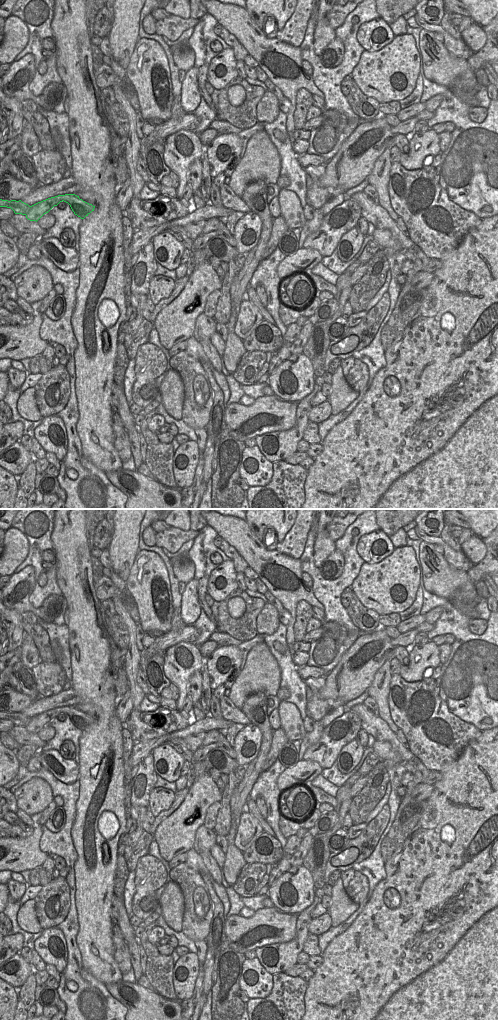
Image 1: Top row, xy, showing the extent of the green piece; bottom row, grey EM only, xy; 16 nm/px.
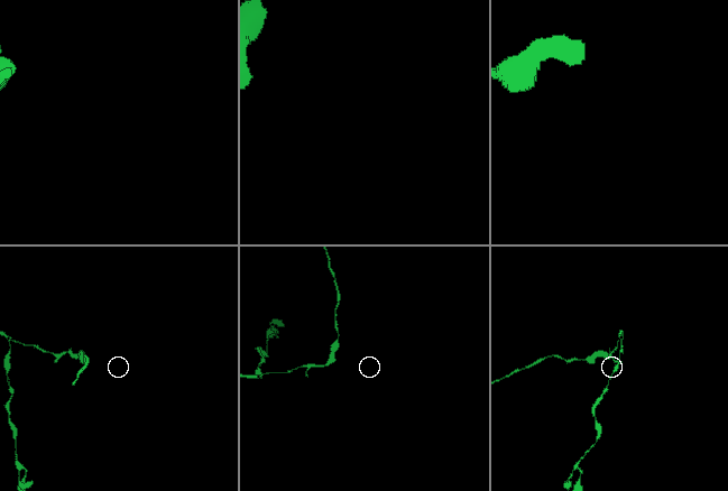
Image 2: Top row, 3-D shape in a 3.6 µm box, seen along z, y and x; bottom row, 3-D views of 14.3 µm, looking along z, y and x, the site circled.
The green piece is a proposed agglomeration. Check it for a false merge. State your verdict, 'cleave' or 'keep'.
cleave

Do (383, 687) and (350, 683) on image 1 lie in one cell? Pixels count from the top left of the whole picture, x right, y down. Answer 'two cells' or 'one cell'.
two cells

